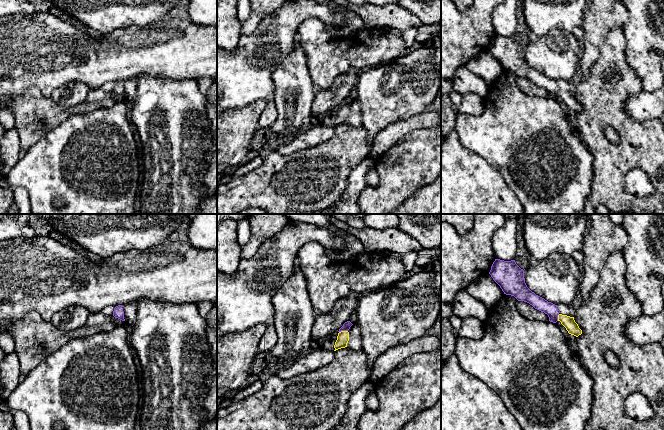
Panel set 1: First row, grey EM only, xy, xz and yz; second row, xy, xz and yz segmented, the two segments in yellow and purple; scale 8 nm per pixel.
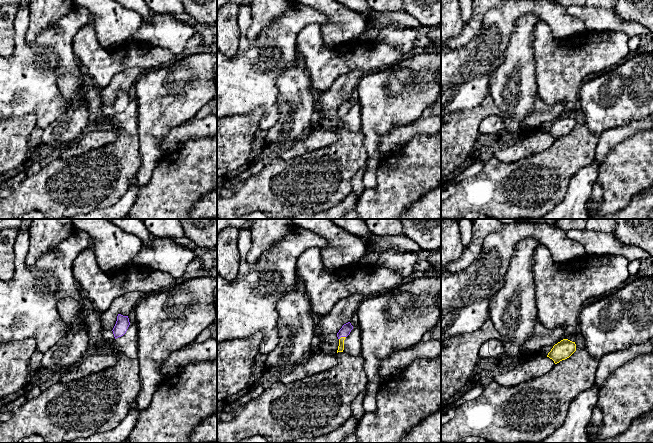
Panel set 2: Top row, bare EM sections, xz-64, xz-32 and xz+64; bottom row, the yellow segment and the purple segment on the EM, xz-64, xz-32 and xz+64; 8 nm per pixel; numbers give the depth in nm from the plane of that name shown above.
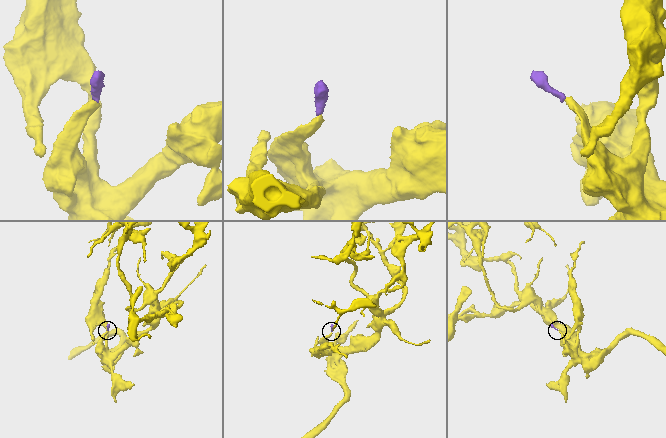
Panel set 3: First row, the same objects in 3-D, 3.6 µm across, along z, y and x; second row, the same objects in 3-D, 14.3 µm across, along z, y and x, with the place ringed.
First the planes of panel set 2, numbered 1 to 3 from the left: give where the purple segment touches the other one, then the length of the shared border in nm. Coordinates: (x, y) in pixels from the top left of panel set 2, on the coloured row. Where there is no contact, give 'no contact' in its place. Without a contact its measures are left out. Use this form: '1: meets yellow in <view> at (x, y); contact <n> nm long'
1: no contact
2: meets yellow in xz-32 at (342, 337); contact 60 nm long
3: no contact

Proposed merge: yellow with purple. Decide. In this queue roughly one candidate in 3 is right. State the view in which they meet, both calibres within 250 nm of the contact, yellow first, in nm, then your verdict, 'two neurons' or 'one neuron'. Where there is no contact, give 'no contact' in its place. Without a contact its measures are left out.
contact in xz; calibres 100 and 70 nm; one neuron

